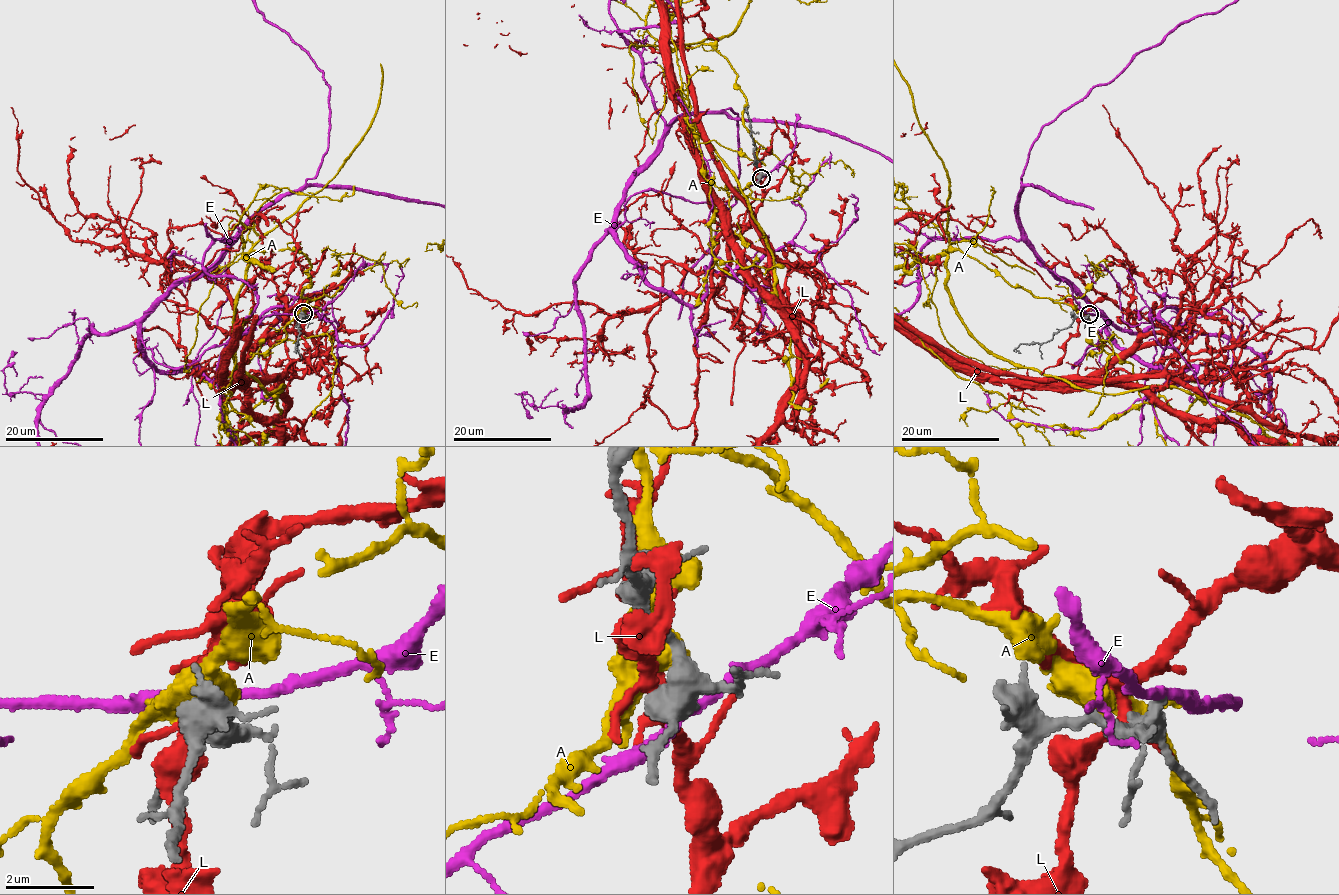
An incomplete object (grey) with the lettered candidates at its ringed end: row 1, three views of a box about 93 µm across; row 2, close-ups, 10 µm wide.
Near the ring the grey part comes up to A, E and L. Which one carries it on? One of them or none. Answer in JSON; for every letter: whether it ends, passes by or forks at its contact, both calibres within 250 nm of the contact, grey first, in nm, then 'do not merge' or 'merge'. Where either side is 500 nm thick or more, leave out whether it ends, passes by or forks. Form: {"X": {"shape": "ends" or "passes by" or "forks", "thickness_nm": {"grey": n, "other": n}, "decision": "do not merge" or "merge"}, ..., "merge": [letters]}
{"A": {"shape": "forks", "thickness_nm": {"grey": 360, "other": 360}, "decision": "do not merge"}, "E": {"shape": "passes by", "thickness_nm": {"grey": 320, "other": 240}, "decision": "do not merge"}, "L": {"shape": "forks", "thickness_nm": {"grey": 440, "other": 260}, "decision": "do not merge"}, "merge": []}

